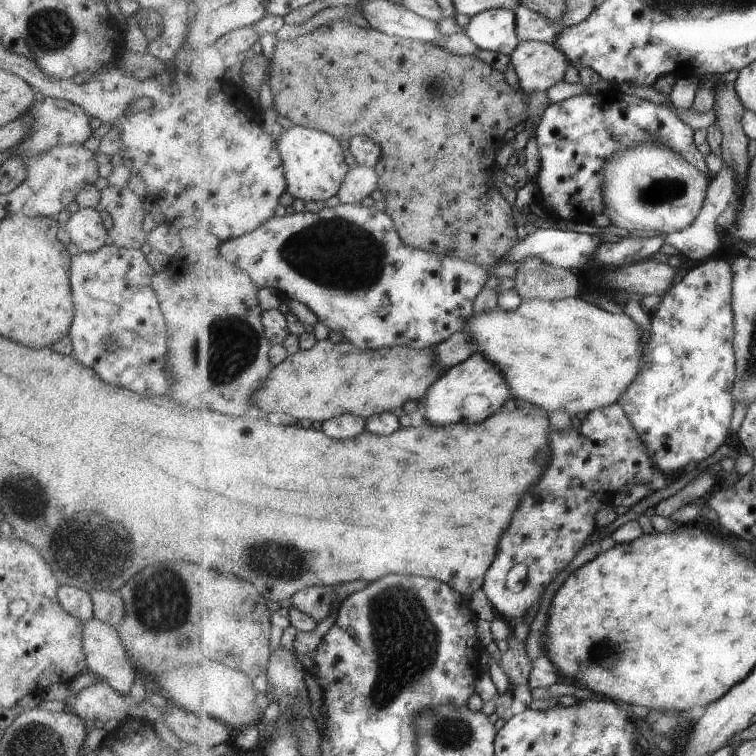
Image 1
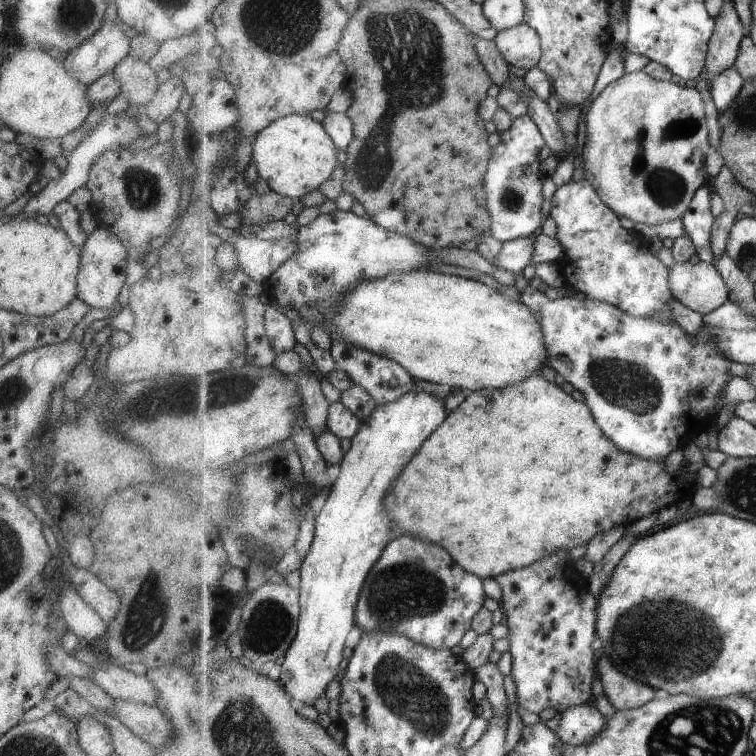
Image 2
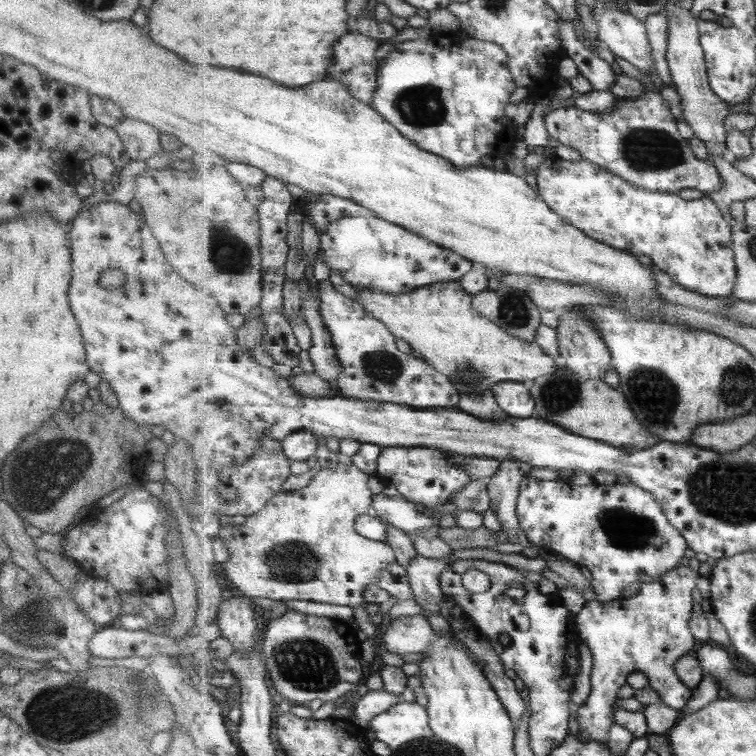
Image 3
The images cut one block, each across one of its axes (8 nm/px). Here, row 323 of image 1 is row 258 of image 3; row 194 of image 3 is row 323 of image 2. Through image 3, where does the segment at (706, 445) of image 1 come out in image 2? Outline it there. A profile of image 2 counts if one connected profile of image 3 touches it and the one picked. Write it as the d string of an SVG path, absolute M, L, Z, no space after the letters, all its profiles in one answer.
M527 284L520 299L534 312L540 312L548 362L572 386L583 392L586 404L591 407L603 432L621 450L644 459L665 459L677 448L691 443L701 432L715 426L723 390L733 378L729 372L733 361L703 329L695 334L685 332L669 317L636 317L614 304L602 300L561 297L549 300L544 292Z

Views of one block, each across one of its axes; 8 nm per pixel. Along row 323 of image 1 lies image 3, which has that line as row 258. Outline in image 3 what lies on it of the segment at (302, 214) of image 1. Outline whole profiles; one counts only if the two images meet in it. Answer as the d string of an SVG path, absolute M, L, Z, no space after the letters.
M319 195L315 202L310 203L308 199L302 202L302 210L305 215L311 217L311 223L320 235L319 249L323 252L321 258L325 260L328 268L337 270L354 288L373 288L391 294L405 294L430 284L460 281L473 267L474 262L467 260L467 257L379 217L378 213L359 206L354 200L335 195Z

